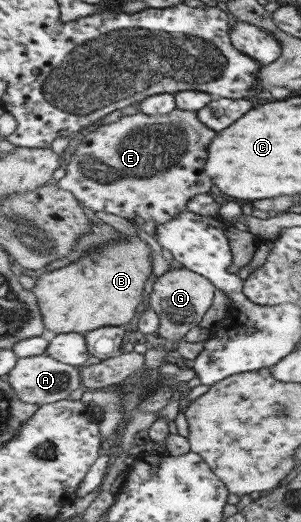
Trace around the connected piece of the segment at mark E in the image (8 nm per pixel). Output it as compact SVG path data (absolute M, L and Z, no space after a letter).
M177 108L166 116L148 116L140 111L135 115L122 117L115 123L101 125L94 131L86 134L83 138L79 138L75 144L76 151L70 158L64 177L58 181L58 186L66 191L71 191L78 197L79 201L82 202L84 208L89 207L93 212L101 211L114 214L115 216L119 216L128 221L133 221L136 217L139 217L146 222L154 221L157 225L163 225L168 221L172 221L173 218L175 219L176 215L188 211L189 203L190 201L193 201L194 197L208 193L208 191L214 187L214 179L208 174L206 164L208 162L208 155L210 155L210 153L208 153L210 143L214 141L216 135L218 135L216 130L207 127L194 111L180 110Z

